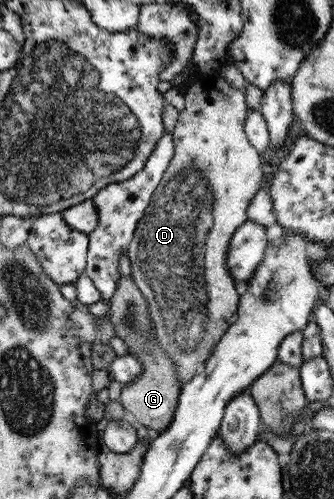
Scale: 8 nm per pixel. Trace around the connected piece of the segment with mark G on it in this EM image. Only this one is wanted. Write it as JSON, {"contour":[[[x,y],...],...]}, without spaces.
{"contour":[[[131,276],[120,278],[110,303],[110,321],[116,338],[124,339],[130,353],[142,364],[140,377],[122,386],[119,402],[130,418],[146,425],[153,434],[158,434],[166,430],[174,418],[182,383],[176,377],[176,367],[170,357],[166,357],[166,353],[158,347],[158,341],[152,339],[152,329],[148,325],[148,303]]]}

